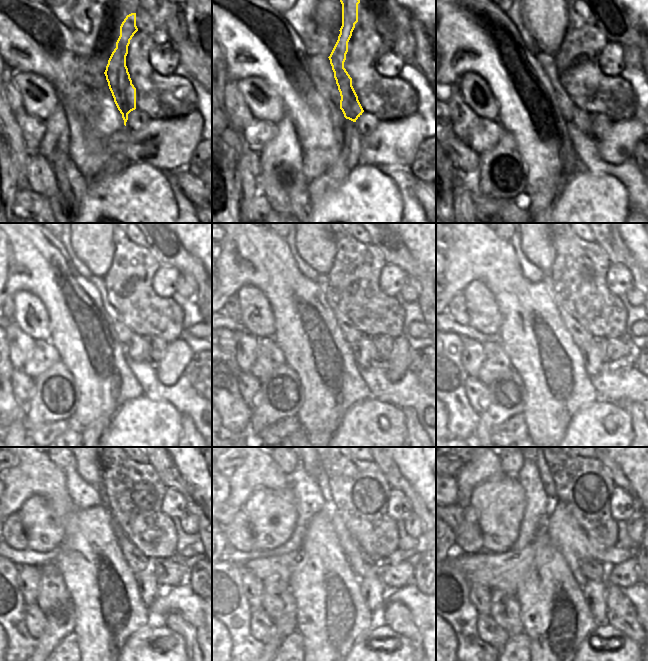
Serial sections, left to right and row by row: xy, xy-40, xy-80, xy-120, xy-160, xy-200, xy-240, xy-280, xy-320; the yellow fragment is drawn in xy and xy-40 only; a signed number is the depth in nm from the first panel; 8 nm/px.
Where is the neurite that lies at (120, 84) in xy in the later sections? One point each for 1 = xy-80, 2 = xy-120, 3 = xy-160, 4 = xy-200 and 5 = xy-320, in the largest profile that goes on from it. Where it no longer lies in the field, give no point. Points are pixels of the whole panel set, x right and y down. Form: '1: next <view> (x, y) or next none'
1: next xy-80 (581, 119)
2: next xy-120 (137, 347)
3: next xy-160 (364, 353)
4: next xy-200 (592, 355)
5: next xy-320 (594, 592)

